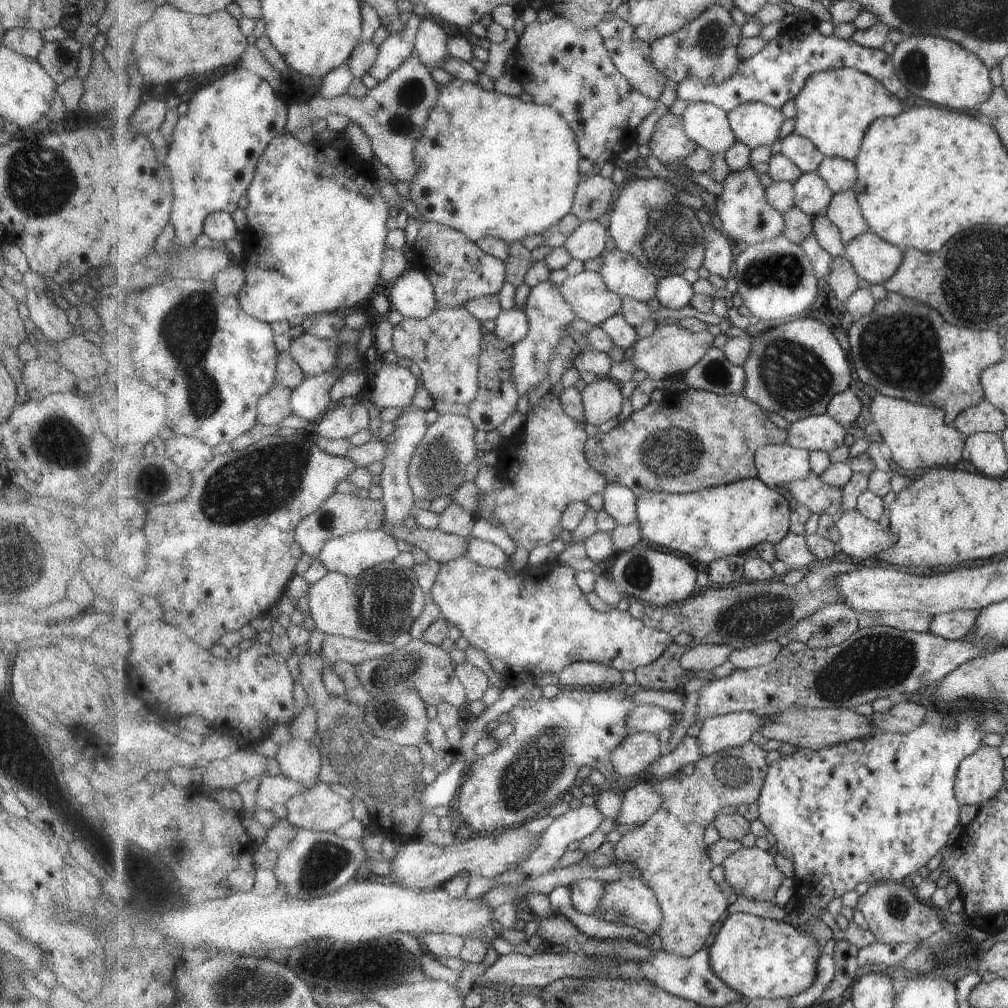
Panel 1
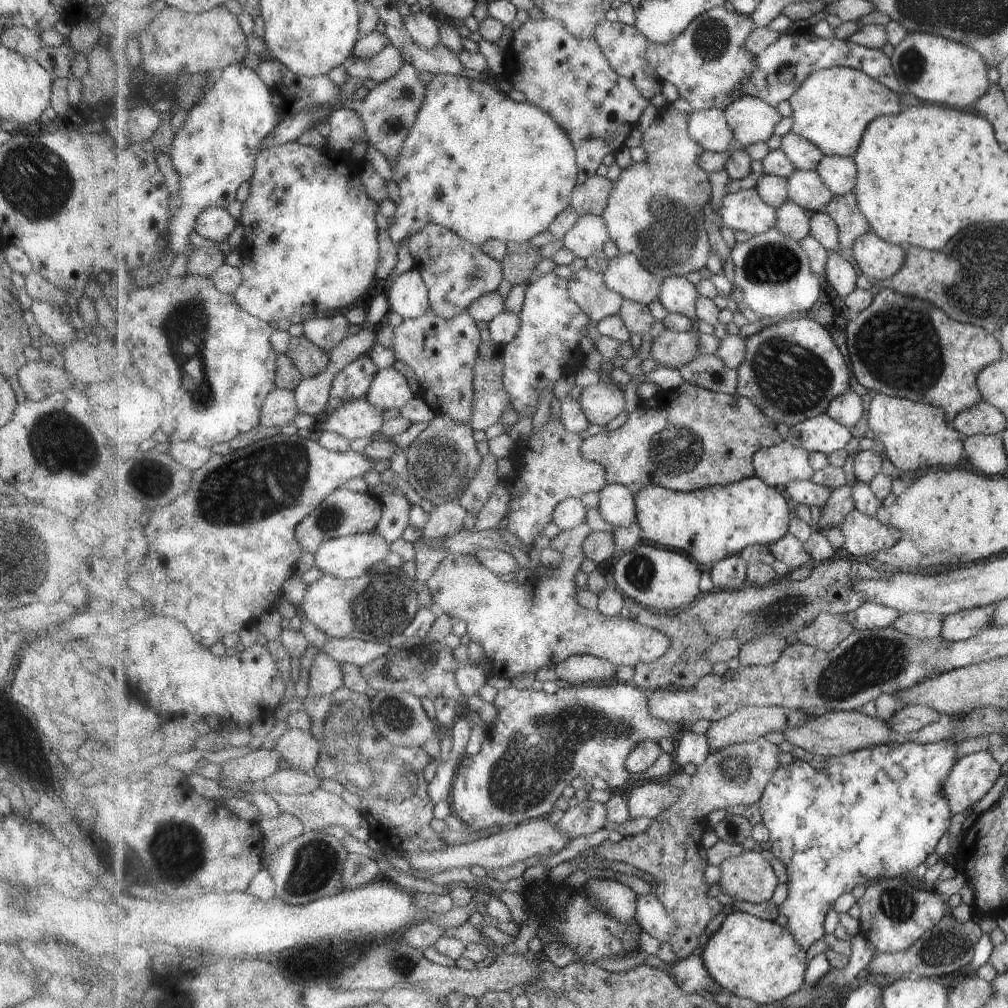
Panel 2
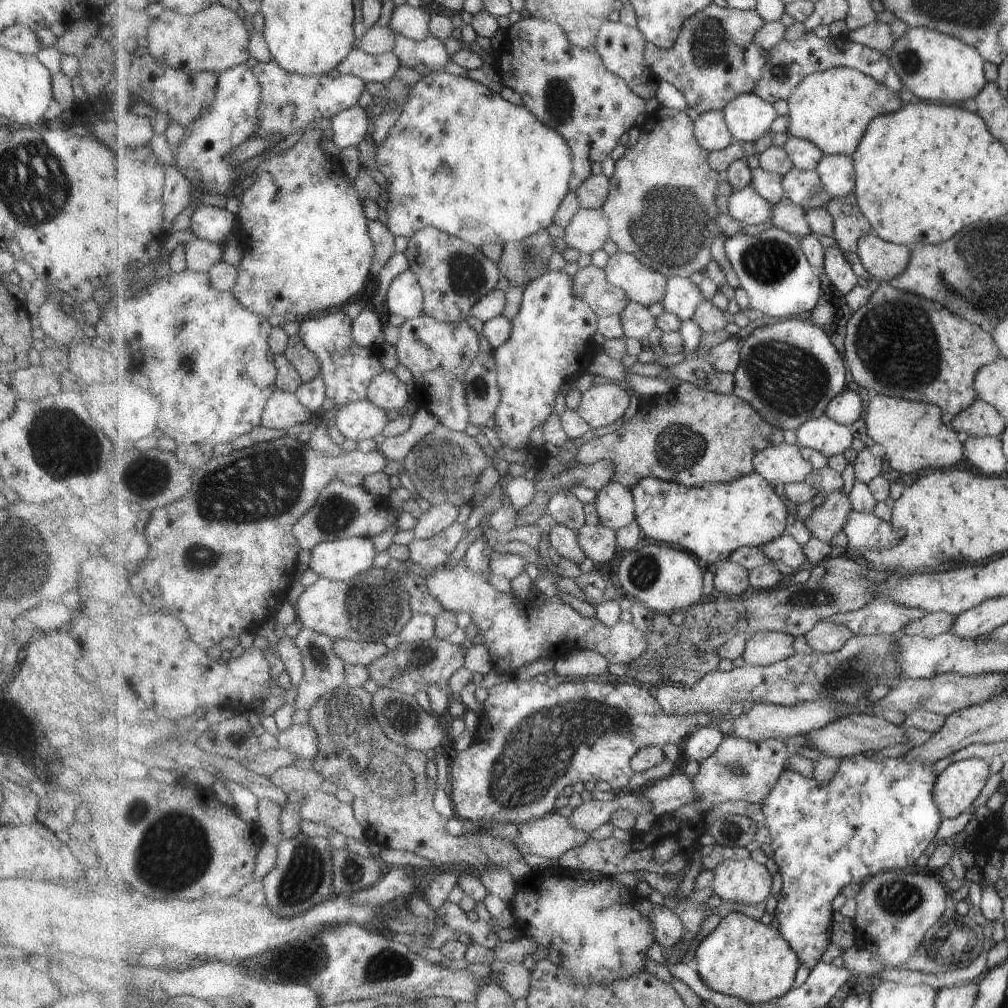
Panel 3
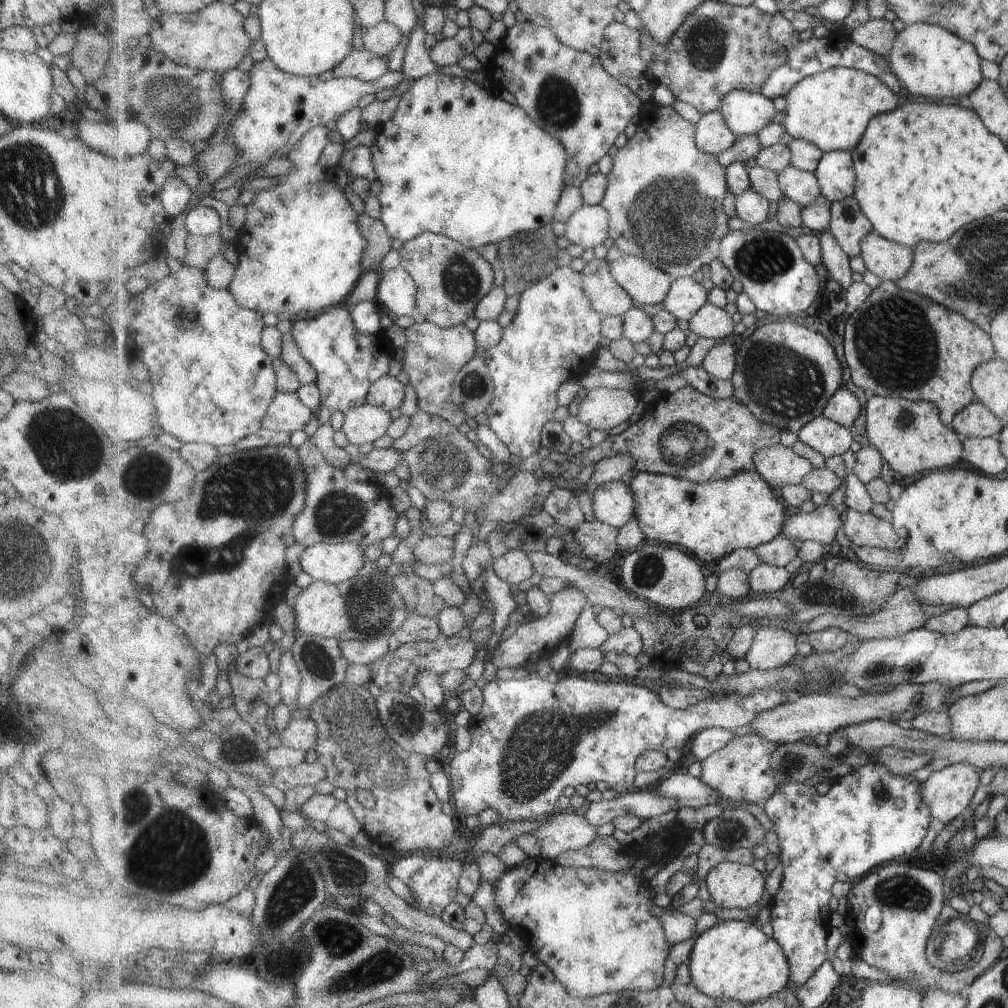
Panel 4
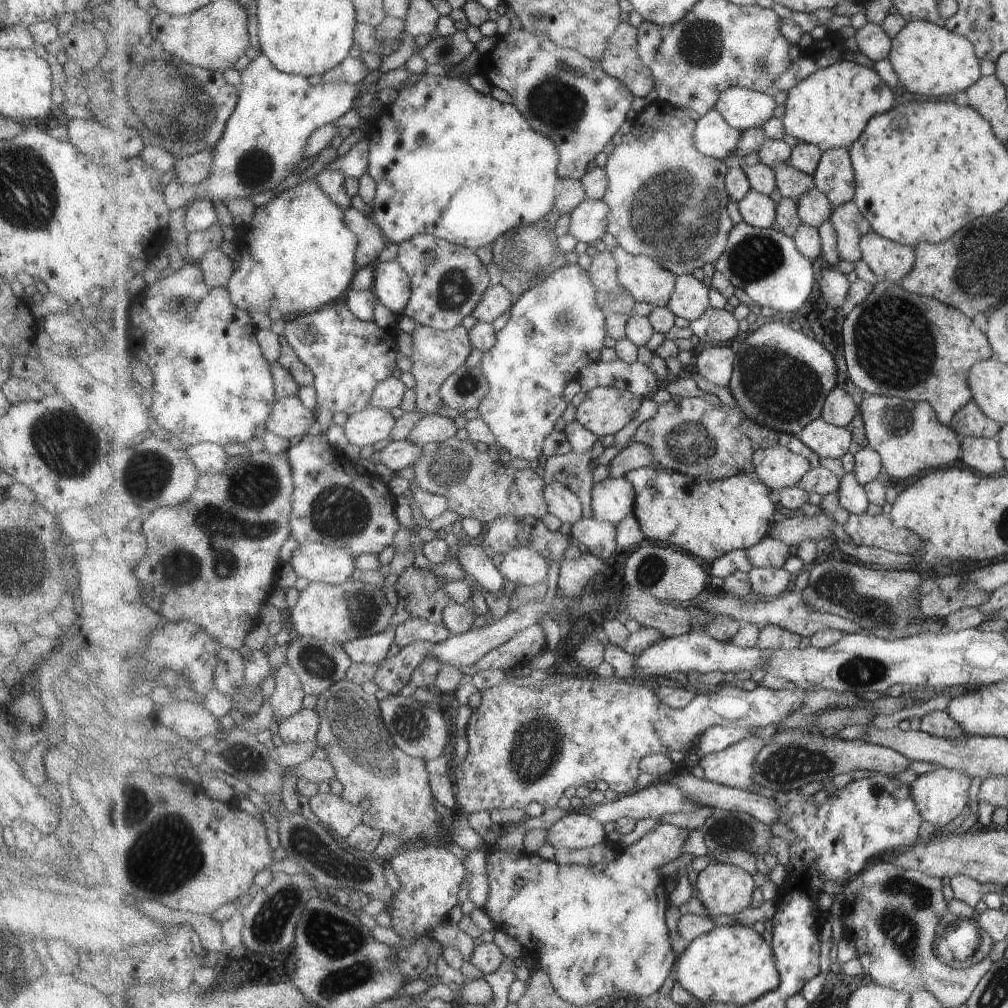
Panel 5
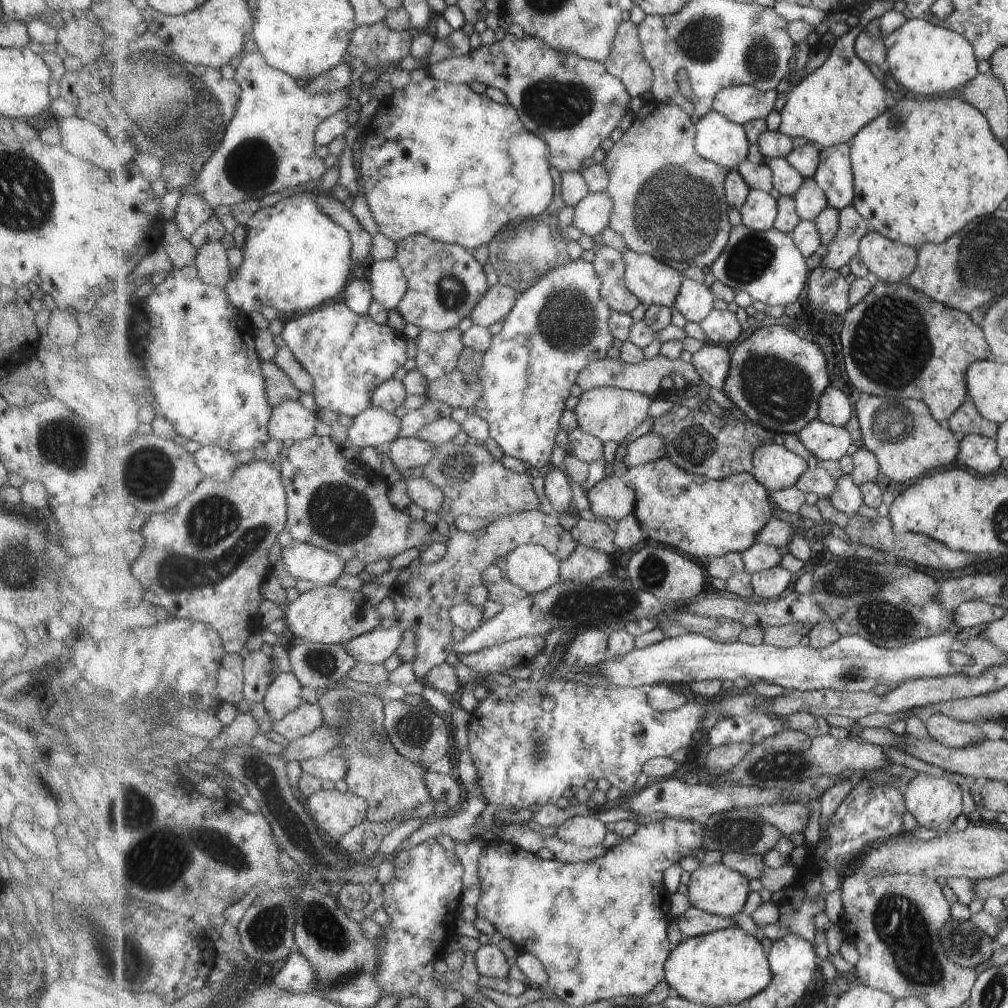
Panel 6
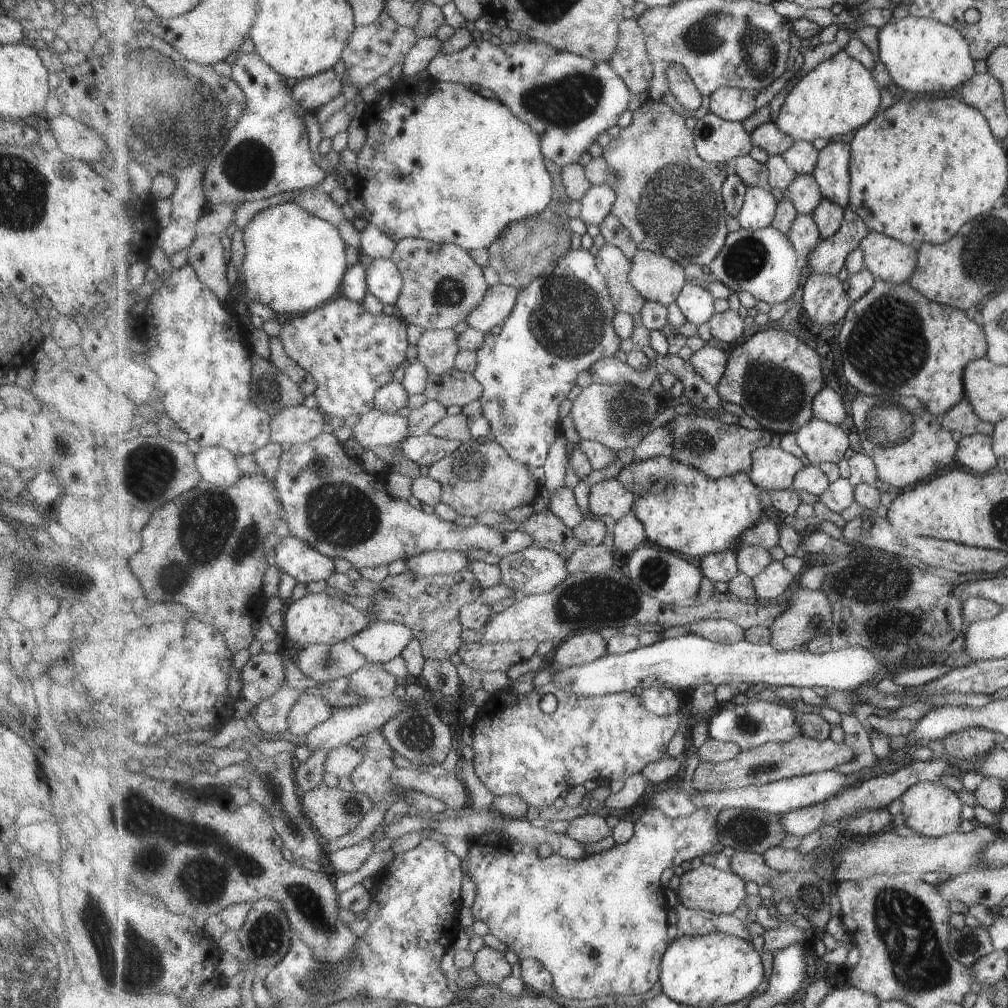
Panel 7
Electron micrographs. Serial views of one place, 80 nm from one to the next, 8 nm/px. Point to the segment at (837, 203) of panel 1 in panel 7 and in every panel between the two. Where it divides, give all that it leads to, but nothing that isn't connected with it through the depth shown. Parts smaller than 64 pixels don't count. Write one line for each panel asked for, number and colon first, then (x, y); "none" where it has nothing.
2: (852, 223)
3: (851, 225)
4: (849, 225)
5: (851, 225)
6: (853, 227)
7: (830, 257)

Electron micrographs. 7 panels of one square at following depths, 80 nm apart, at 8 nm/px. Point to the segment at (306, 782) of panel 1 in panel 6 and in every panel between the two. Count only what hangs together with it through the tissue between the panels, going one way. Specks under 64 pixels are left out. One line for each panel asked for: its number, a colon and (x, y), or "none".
2: (302, 750)
3: (302, 740)
4: (303, 734)
5: (303, 727)
6: (307, 719)

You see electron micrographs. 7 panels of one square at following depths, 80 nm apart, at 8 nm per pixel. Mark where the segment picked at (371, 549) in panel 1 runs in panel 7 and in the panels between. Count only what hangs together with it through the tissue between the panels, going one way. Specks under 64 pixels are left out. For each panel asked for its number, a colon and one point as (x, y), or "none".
2: (349, 557)
3: (341, 560)
4: (334, 563)
5: (316, 562)
6: (304, 561)
7: (305, 564)

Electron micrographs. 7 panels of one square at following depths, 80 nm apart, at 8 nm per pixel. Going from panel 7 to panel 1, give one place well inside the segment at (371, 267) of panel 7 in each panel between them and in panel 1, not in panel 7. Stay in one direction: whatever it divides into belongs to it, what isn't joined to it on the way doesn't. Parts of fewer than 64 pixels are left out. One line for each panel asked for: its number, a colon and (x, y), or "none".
1: (413, 295)
2: (409, 296)
3: (406, 298)
4: (398, 292)
5: (392, 287)
6: (389, 285)

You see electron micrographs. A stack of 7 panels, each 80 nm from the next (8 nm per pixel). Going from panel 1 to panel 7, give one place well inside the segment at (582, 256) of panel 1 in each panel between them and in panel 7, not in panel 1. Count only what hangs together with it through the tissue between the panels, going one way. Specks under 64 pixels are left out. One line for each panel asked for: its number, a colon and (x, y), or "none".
2: (589, 236)
3: (590, 229)
4: (589, 227)
5: (589, 222)
6: (592, 215)
7: (597, 204)

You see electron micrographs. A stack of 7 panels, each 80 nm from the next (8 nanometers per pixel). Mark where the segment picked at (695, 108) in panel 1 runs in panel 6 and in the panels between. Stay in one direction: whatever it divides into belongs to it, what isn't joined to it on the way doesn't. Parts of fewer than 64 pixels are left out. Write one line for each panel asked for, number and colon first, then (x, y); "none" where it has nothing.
2: (709, 127)
3: (711, 129)
4: (714, 136)
5: (715, 137)
6: (720, 140)

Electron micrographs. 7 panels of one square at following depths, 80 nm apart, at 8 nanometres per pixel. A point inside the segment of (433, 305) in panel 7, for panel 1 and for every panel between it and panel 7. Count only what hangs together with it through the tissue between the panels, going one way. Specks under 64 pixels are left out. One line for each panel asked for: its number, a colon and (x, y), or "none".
1: (460, 271)
2: (457, 273)
3: (454, 275)
4: (452, 279)
5: (449, 280)
6: (446, 282)

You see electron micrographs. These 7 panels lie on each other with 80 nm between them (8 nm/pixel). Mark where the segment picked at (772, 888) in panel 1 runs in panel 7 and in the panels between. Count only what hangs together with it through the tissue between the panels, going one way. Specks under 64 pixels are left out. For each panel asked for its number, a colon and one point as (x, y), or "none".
2: (750, 877)
3: (747, 881)
4: (731, 885)
5: (723, 889)
6: (716, 889)
7: (706, 888)

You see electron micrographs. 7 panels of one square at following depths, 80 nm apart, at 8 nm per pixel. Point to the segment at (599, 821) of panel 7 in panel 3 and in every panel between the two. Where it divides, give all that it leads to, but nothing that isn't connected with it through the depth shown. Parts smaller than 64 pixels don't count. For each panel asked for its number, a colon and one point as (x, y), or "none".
3: (550, 837)
4: (561, 832)
5: (578, 830)
6: (584, 831)

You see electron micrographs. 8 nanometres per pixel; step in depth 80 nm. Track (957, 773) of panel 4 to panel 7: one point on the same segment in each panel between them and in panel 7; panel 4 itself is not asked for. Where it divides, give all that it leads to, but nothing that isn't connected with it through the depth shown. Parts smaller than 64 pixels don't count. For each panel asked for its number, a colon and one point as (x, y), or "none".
5: (942, 795)
6: (936, 803)
7: (933, 810)

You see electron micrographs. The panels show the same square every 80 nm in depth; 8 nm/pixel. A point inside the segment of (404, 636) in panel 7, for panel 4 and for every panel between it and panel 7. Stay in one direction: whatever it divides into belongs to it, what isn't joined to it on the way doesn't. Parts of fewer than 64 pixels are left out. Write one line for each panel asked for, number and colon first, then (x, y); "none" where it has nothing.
4: (365, 652)
5: (372, 650)
6: (375, 647)

